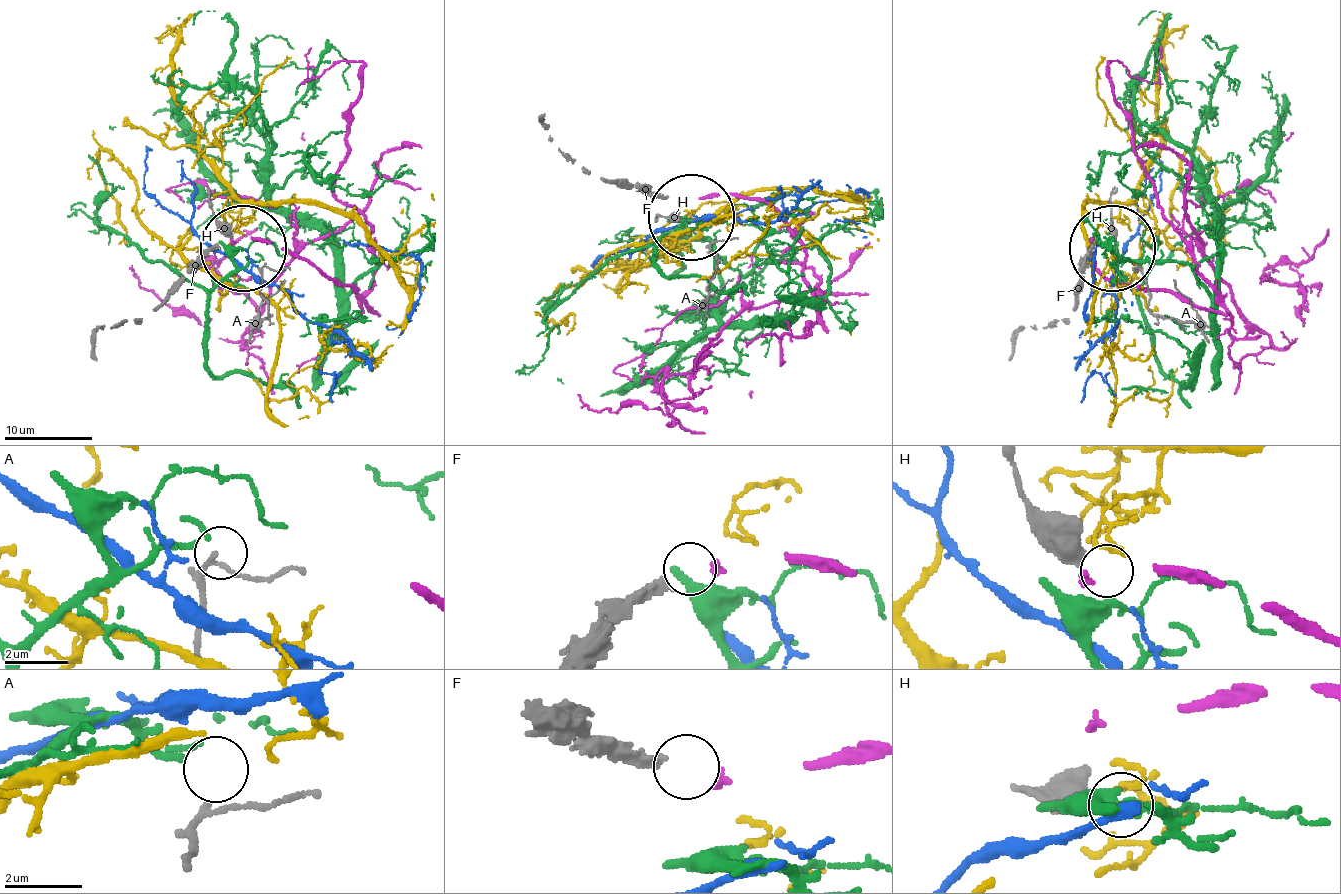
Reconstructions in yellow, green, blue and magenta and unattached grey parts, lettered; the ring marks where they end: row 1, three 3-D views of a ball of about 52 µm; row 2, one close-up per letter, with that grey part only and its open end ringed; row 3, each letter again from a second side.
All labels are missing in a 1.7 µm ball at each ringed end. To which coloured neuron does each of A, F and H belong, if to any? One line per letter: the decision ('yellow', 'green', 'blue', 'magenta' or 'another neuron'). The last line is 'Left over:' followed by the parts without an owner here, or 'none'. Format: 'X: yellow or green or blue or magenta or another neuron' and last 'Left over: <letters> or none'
A: green
F: magenta
H: another neuron
Left over: H

